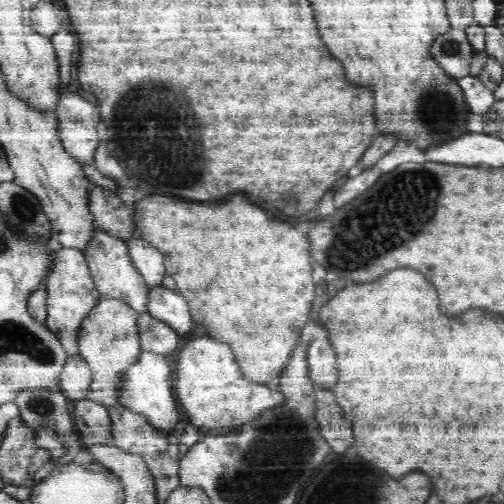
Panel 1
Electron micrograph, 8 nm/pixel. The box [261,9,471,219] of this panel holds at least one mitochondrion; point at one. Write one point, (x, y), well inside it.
(438, 111)

